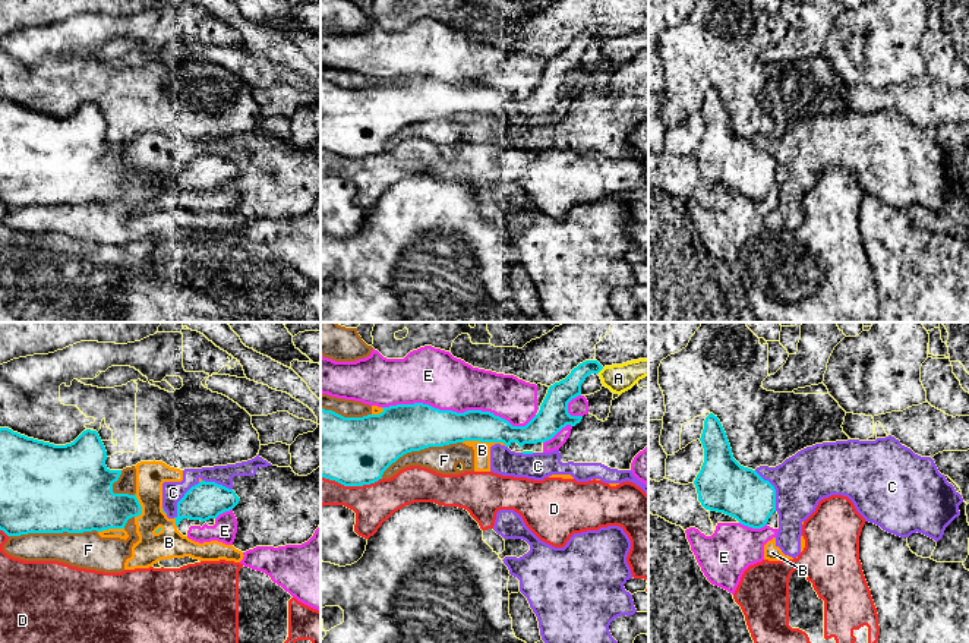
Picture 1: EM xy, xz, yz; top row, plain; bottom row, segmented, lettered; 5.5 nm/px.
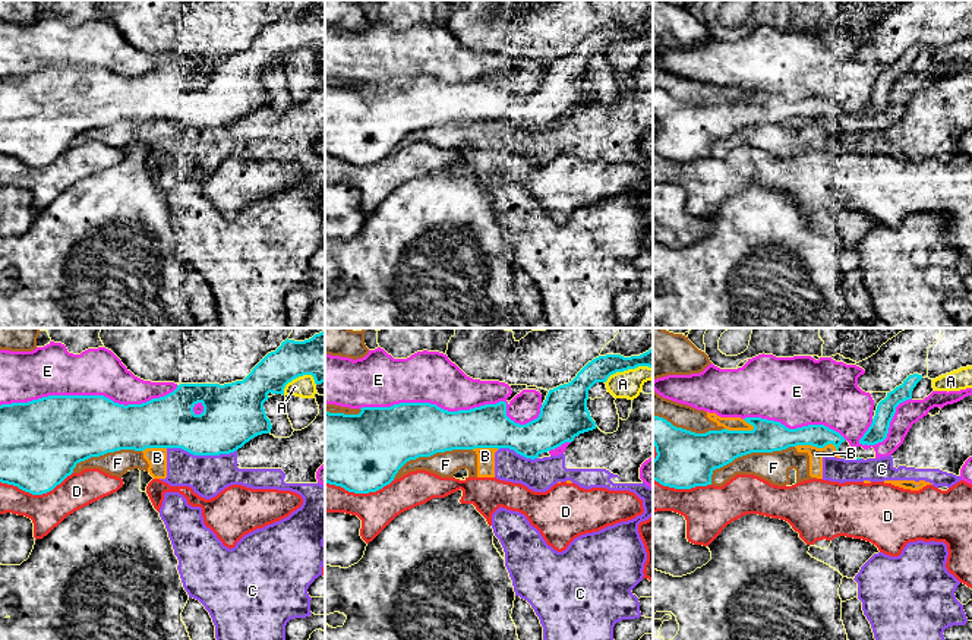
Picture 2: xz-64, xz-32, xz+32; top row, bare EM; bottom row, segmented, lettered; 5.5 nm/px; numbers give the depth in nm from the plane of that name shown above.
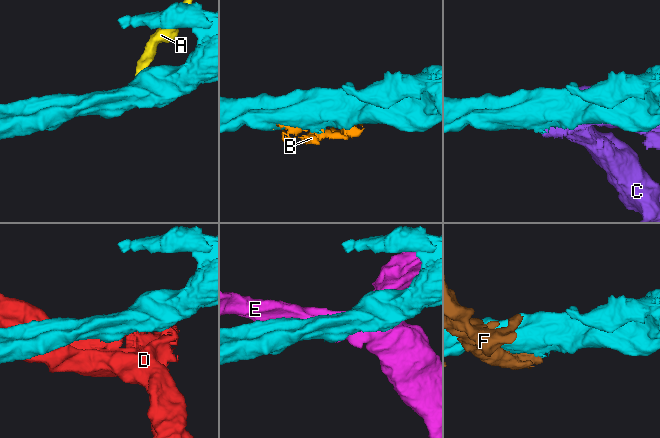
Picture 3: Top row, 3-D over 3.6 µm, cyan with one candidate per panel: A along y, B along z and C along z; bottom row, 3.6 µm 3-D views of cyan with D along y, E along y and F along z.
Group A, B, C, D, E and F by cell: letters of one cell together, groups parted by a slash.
A / B C F / D / E

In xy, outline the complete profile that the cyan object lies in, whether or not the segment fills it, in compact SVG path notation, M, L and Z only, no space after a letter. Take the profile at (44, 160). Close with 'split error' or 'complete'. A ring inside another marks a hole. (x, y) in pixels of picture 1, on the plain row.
M0 100L0 202L7 208L20 208L124 201L129 190L142 186L142 179L136 166L113 164L113 155L119 152L121 142L110 142L105 132L107 123L97 103L86 101L70 116L54 117Z; complete

